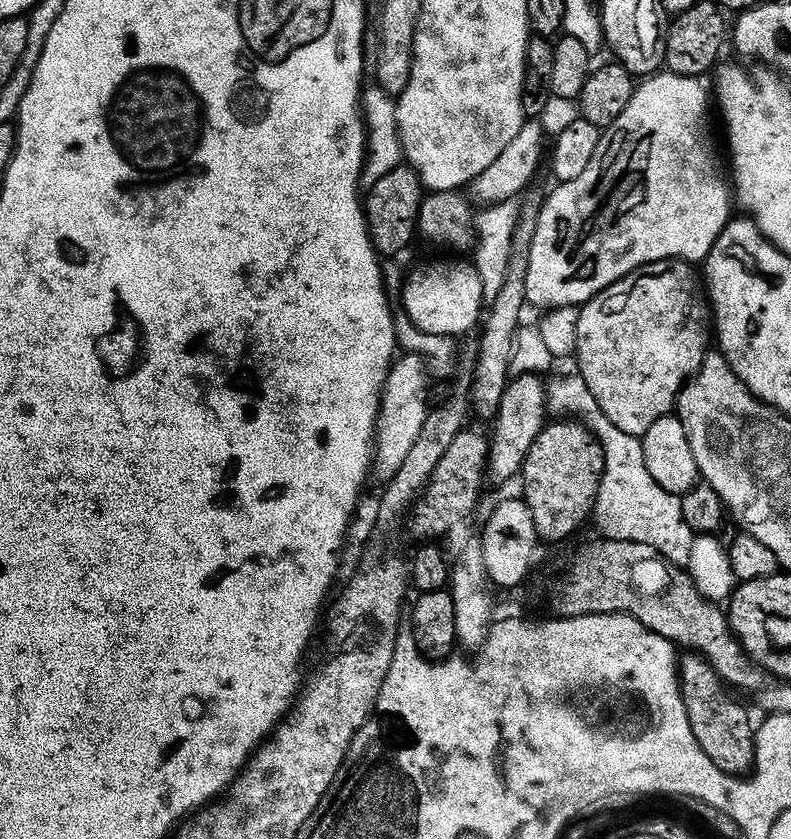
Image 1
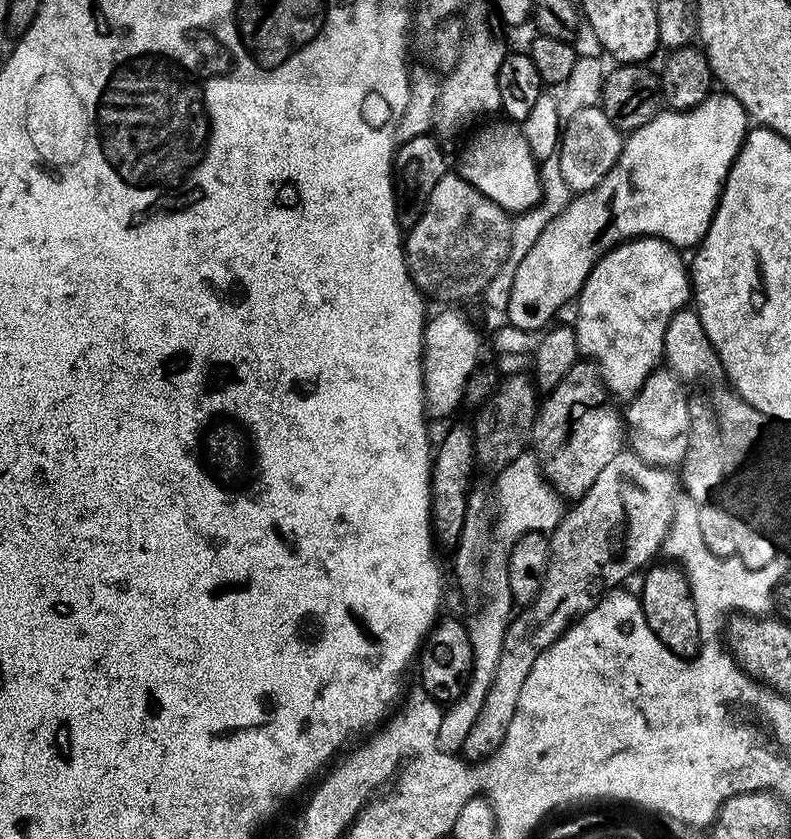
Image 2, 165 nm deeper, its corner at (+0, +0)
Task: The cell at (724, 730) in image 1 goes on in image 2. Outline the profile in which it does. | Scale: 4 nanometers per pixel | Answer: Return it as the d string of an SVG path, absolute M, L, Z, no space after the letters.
M651 565L644 573L640 603L643 606L643 616L654 636L672 653L684 659L692 659L700 647L700 627L698 626L696 603L693 601L685 573L675 565Z

